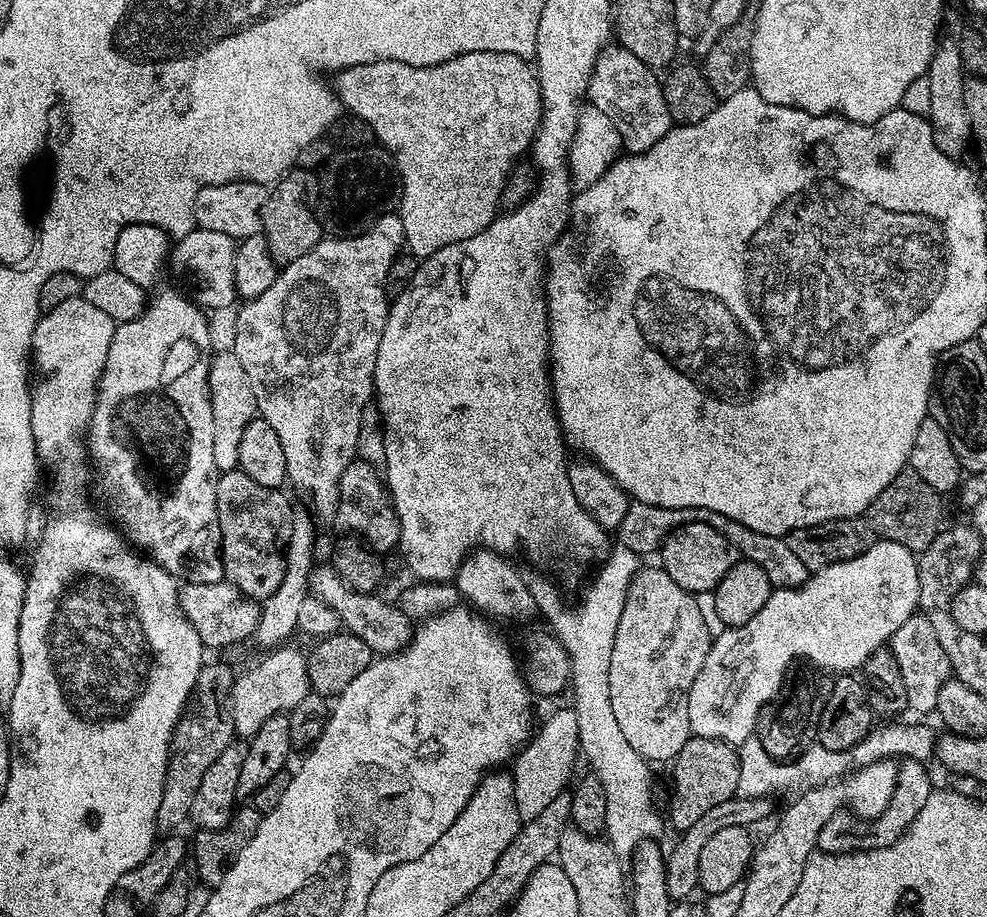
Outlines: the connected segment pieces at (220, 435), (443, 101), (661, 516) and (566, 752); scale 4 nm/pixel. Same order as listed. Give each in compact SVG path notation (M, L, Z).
M230 350L217 351L213 355L212 365L208 368L208 397L214 414L214 466L217 473L237 471L238 442L249 422L257 419L258 413L250 378L246 378L242 362L238 362Z
M471 52L450 58L438 66L410 66L406 62L379 60L373 64L359 64L353 68L345 68L335 77L334 91L340 97L340 103L351 115L364 119L373 128L375 139L392 155L392 162L400 178L400 203L398 215L404 231L404 243L407 251L417 258L433 256L442 246L450 246L454 242L462 242L466 238L474 238L498 215L500 195L504 184L508 181L508 173L521 159L520 156L529 151L532 140L540 125L544 111L540 101L540 82L536 78L533 65L523 56L506 54L505 52Z
M632 502L629 503L622 522L615 528L614 536L620 546L632 550L638 557L644 558L647 552L655 553L675 528L681 528L683 524L693 524L694 522L714 526L714 530L718 530L724 535L743 559L762 566L762 570L766 570L766 578L770 578L773 588L799 588L810 575L806 562L802 562L802 558L798 558L798 554L794 554L794 550L790 550L785 537L758 534L758 530L750 530L750 526L742 526L742 522L734 522L730 518L726 518L726 514L714 514L714 510L663 508L662 506Z
M572 707L556 708L541 724L539 721L534 735L521 747L510 764L514 802L518 802L521 821L538 818L538 814L542 814L542 810L546 810L546 806L550 806L550 802L554 802L554 798L558 798L558 794L569 787L573 779L572 771L576 768L576 756L578 760L580 755L578 718Z

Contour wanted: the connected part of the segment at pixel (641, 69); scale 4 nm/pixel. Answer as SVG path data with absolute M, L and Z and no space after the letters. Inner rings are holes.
M616 42L609 43L600 51L588 83L587 99L591 107L610 117L620 135L623 151L628 154L650 150L654 142L658 142L674 127L666 110L661 77Z

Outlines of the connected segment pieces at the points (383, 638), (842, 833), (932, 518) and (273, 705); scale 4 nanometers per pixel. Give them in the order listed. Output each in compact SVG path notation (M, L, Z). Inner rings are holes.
M331 566L313 567L310 592L322 602L326 602L326 606L330 606L334 614L338 614L341 625L347 631L353 632L358 628L361 631L359 636L366 642L373 655L395 655L412 640L414 628L406 613L395 603L387 604L386 601L379 600L379 595L359 593L358 590L348 588L346 582Z
M908 758L903 763L896 769L896 785L892 800L888 804L888 810L876 820L868 823L857 818L851 811L837 810L830 818L830 822L826 822L826 826L822 826L816 839L821 853L839 854L865 848L886 847L904 835L904 831L912 825L914 818L918 818L922 806L926 806L926 802L931 798L934 785L932 785L931 778L928 777L927 770L924 769L927 767L921 761Z
M905 470L896 475L894 482L890 482L890 486L886 486L878 498L874 498L866 513L866 523L879 539L898 542L898 546L906 546L911 552L919 554L926 551L942 530L940 500L941 493L926 486L916 472Z
M276 646L265 660L257 662L253 668L237 675L232 682L232 717L236 727L236 735L250 738L266 722L266 718L274 718L291 712L302 698L312 691L310 674L308 673L308 657L296 648Z

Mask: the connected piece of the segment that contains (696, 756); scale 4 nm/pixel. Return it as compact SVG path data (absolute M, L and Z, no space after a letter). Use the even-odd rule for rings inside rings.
M692 736L682 750L678 750L672 768L672 801L668 804L666 820L677 828L677 833L684 833L693 826L698 818L713 809L720 802L726 802L738 793L738 772L740 754L733 745L724 740Z

